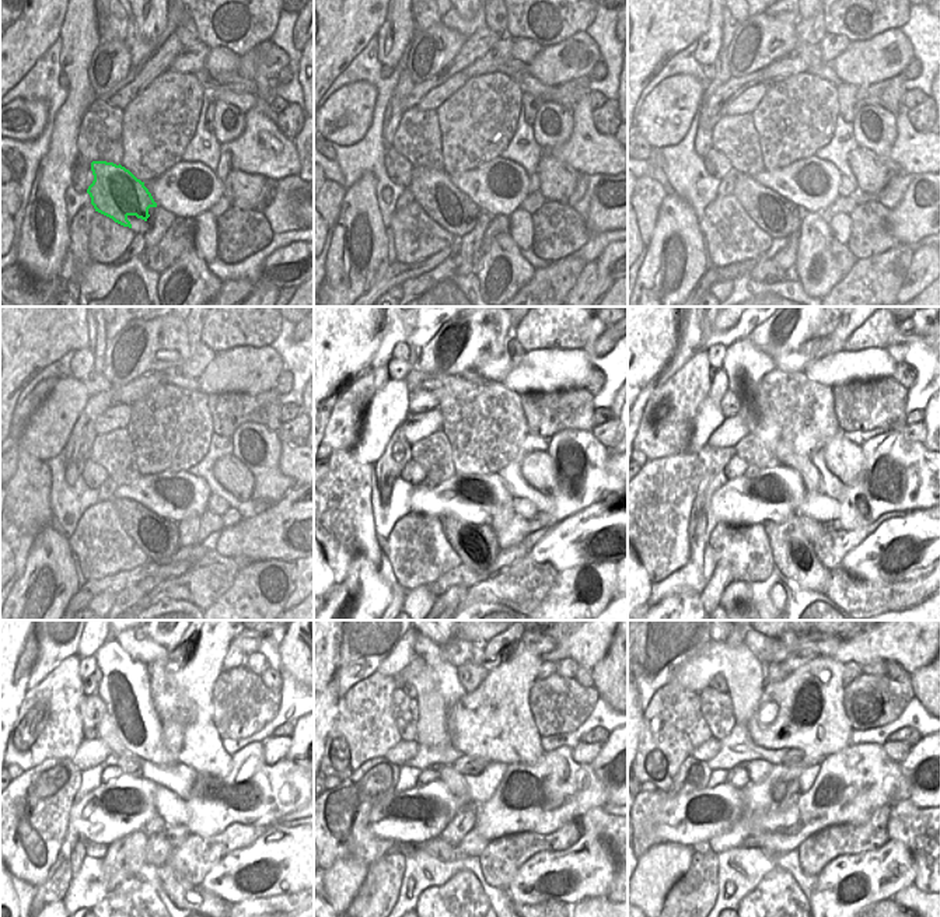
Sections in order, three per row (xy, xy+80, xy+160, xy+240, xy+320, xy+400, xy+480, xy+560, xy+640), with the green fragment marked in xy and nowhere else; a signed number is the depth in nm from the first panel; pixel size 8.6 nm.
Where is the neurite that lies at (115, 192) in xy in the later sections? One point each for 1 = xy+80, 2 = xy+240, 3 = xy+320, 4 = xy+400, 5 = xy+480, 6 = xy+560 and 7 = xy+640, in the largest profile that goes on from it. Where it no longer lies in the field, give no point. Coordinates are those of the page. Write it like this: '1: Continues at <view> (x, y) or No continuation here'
1: Continues at xy+80 (433, 191)
2: Continues at xy+240 (161, 556)
3: Continues at xy+320 (482, 559)
4: Continues at xy+400 (799, 563)
5: Continues at xy+480 (182, 893)
6: Continues at xy+560 (545, 905)
7: Continues at xy+640 (886, 905)

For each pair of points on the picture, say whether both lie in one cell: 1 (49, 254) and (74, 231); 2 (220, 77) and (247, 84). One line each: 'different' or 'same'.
1: different
2: same

